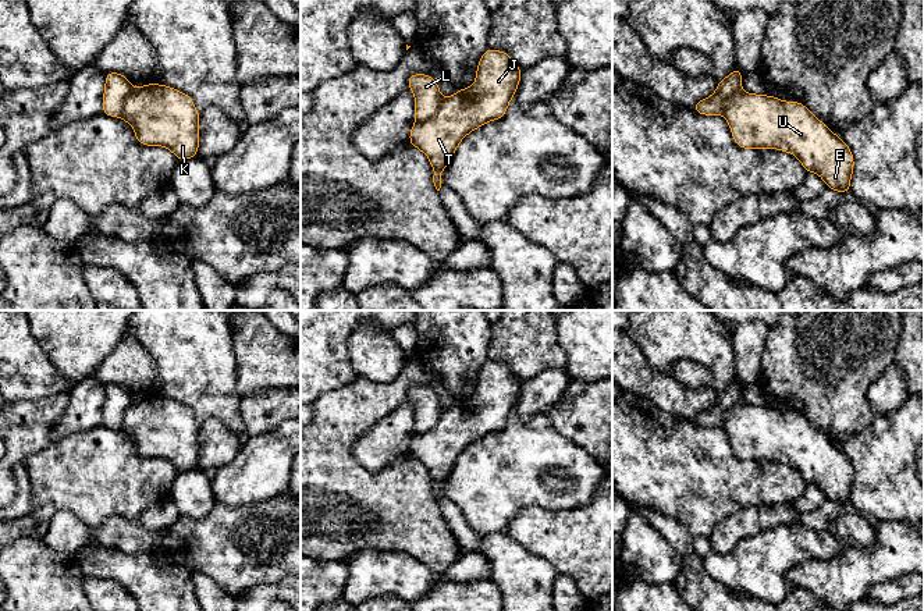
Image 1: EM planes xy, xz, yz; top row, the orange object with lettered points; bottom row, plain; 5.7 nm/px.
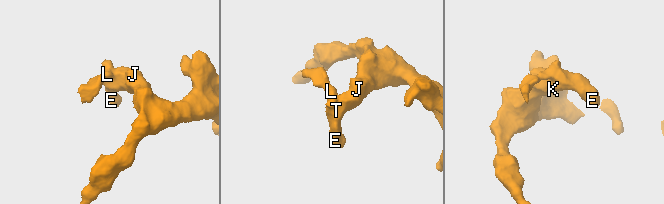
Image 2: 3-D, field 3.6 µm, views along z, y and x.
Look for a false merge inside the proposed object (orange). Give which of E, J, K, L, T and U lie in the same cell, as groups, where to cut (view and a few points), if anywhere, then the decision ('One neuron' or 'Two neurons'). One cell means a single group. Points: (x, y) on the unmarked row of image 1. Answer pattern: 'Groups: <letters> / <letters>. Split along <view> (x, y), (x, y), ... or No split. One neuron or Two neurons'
Groups: E J K T U / L. Split along xz (444, 412), (429, 430), (415, 433). Two neurons

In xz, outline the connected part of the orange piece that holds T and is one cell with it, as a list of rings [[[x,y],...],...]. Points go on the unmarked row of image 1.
[[[486,360],[476,380],[475,395],[447,409],[430,431],[415,433],[409,457],[429,469],[437,502],[441,500],[441,483],[448,479],[462,451],[505,427],[518,402],[520,384],[522,380],[507,363]]]

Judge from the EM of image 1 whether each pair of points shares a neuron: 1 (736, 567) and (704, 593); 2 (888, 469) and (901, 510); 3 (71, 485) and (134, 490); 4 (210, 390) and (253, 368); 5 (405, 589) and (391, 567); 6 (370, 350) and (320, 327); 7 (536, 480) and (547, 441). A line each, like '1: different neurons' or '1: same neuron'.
1: different neurons
2: same neuron
3: same neuron
4: different neurons
5: same neuron
6: different neurons
7: same neuron

